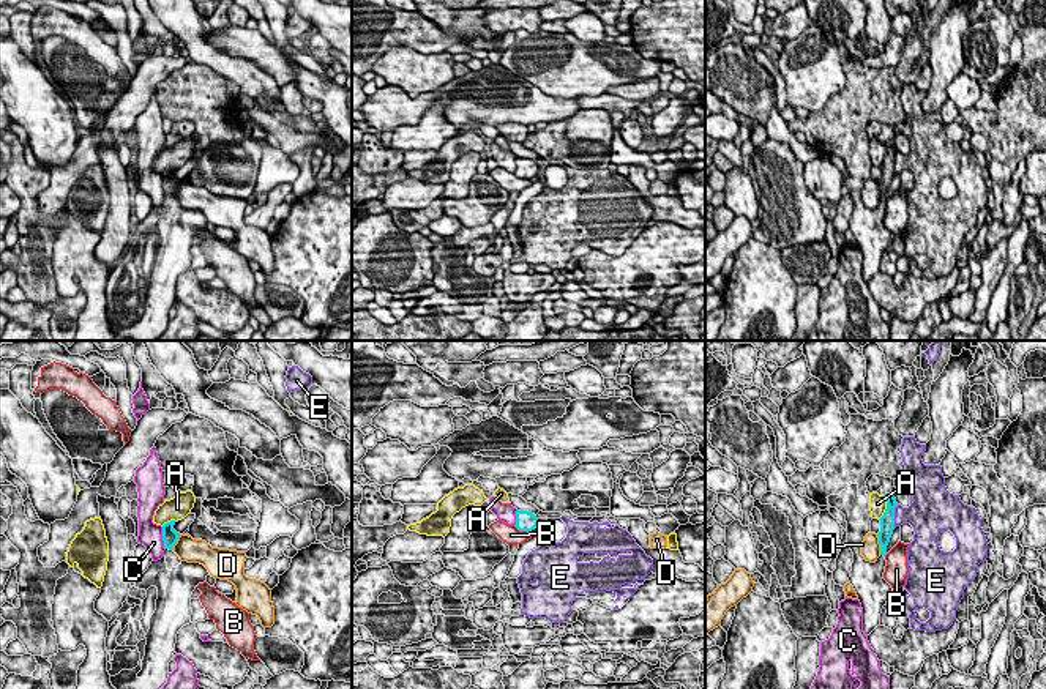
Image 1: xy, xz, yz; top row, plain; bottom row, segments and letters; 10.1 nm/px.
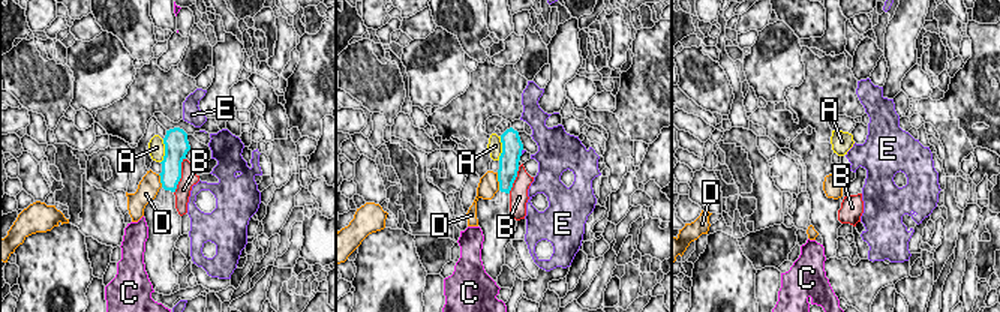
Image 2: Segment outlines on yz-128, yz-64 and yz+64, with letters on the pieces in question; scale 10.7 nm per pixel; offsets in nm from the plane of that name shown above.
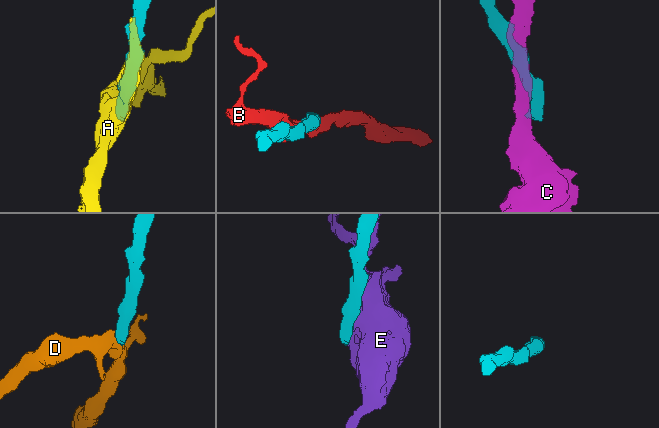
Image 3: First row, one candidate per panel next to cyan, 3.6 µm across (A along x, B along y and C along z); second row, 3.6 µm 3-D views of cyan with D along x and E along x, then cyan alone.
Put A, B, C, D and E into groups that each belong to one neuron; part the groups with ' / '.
A / B / C / D / E

